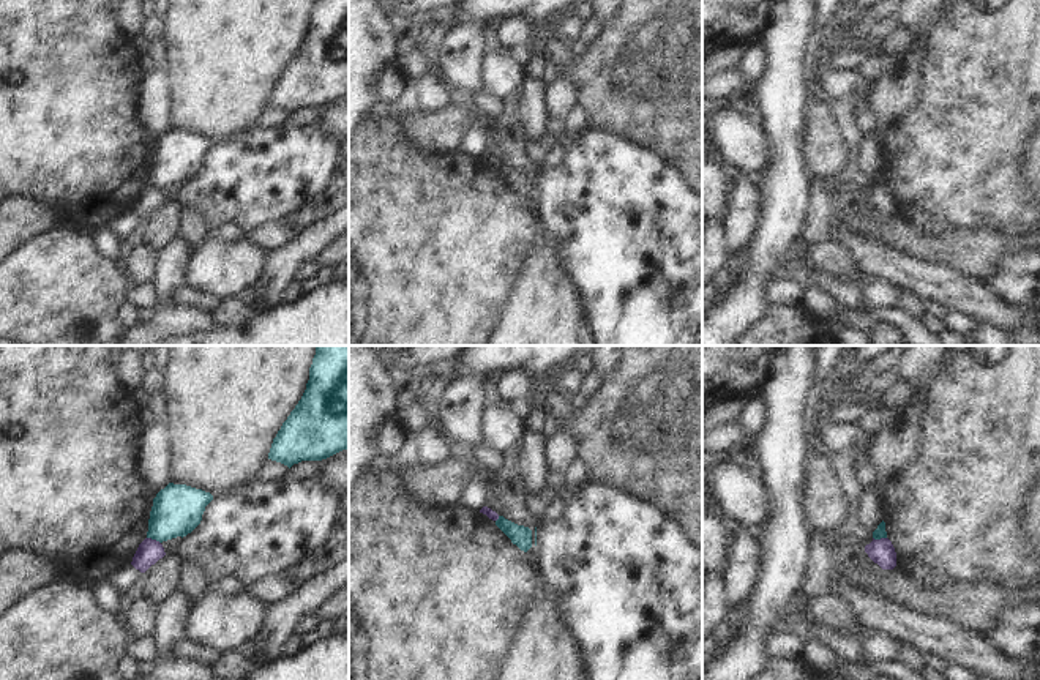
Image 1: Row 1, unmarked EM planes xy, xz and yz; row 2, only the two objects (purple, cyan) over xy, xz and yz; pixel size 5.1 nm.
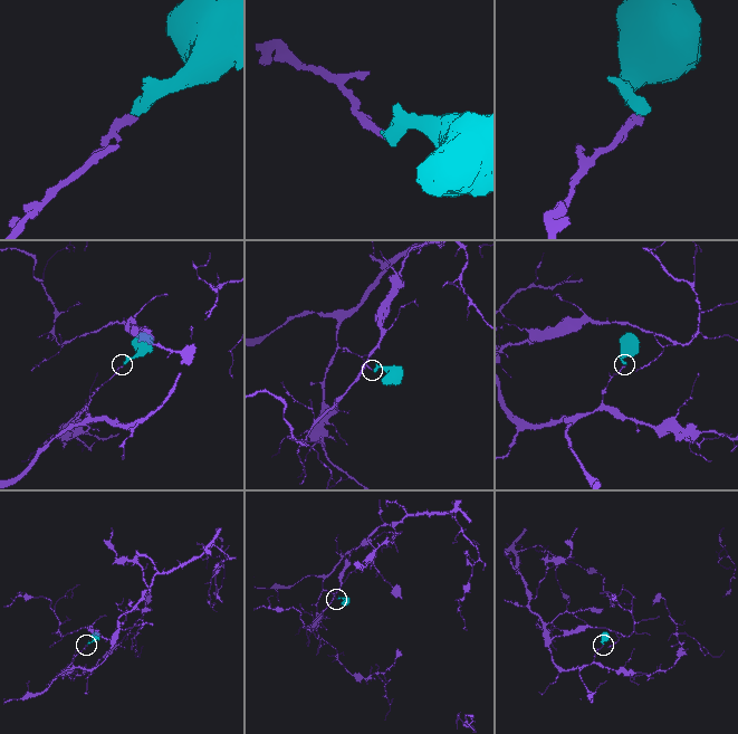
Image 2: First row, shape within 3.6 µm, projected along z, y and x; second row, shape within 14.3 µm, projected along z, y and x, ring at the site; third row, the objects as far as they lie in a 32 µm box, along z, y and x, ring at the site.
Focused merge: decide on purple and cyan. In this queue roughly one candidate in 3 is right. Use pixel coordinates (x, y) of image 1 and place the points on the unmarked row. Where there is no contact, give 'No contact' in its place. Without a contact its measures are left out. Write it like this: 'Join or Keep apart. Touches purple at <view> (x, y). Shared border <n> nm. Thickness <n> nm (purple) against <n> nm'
Keep apart. Touches purple at xy (153, 186). Shared border 80 nm. Thickness 120 nm (purple) against 260 nm

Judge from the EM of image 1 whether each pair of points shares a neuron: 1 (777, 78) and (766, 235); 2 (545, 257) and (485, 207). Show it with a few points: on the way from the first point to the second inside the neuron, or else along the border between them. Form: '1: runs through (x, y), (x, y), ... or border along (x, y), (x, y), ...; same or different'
1: runs through (783, 117), (785, 196); same
2: border along (543, 229), (515, 280); different

